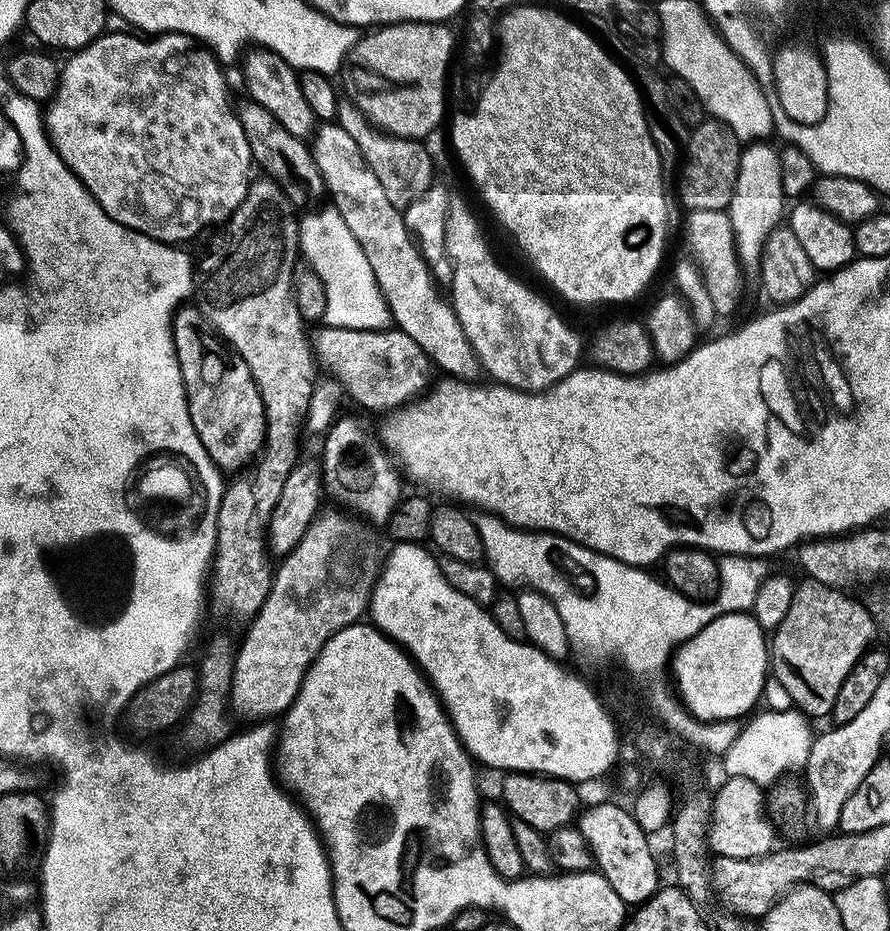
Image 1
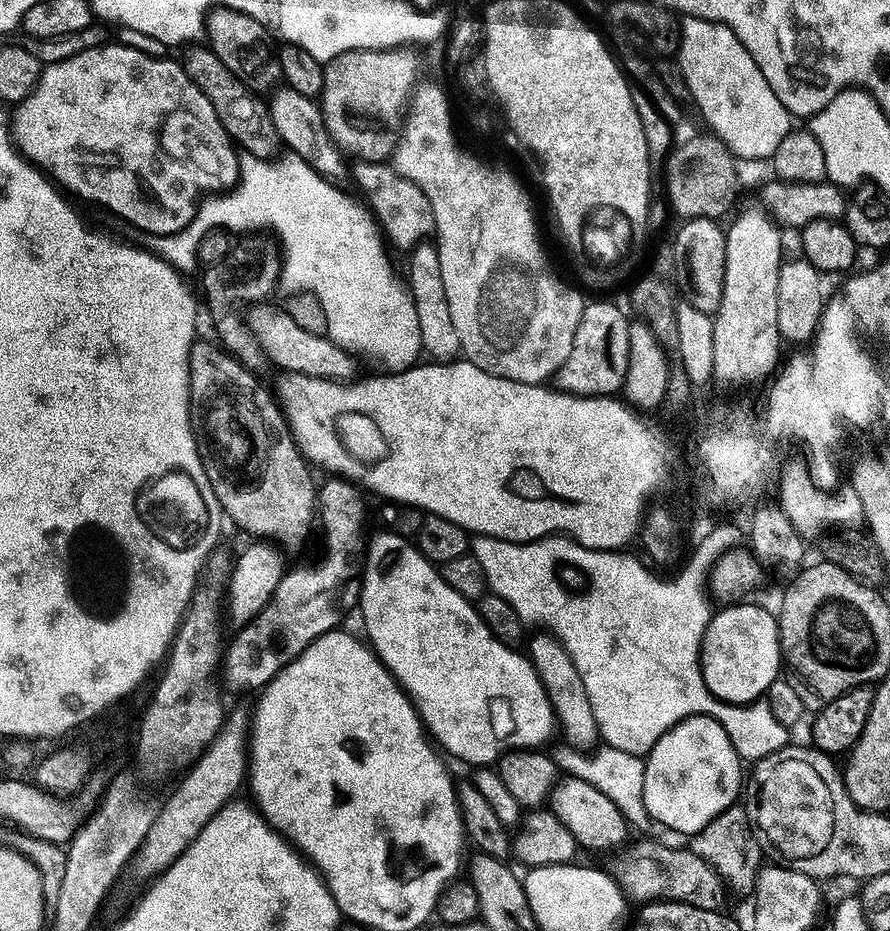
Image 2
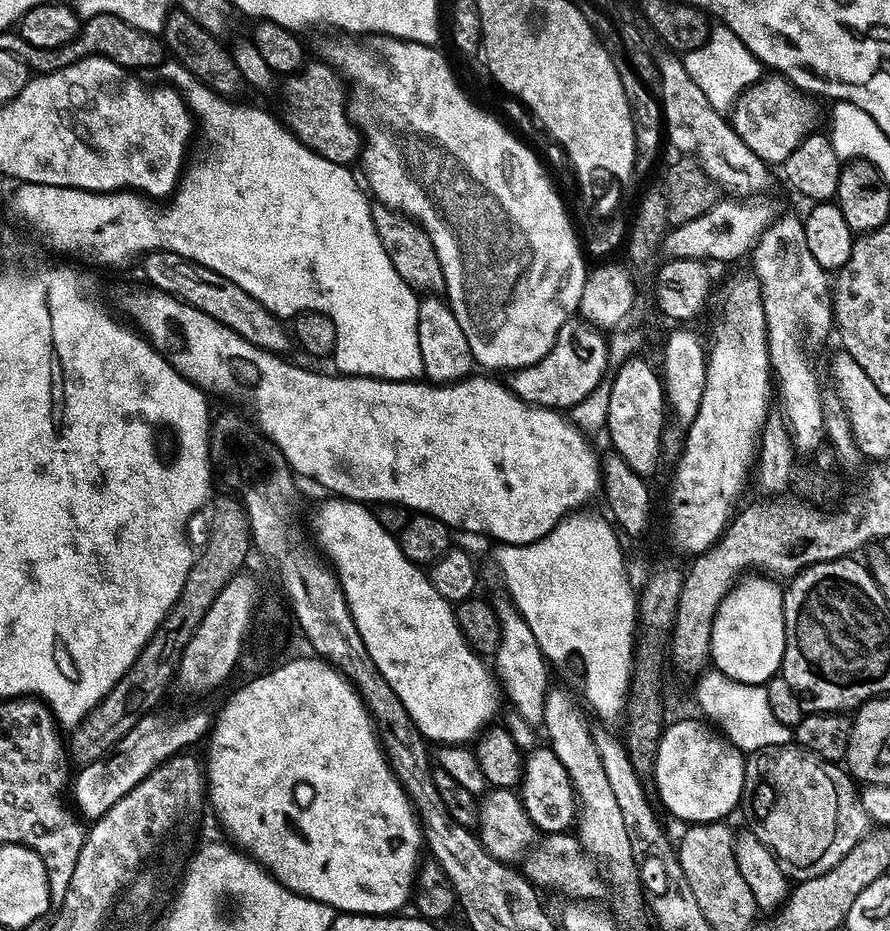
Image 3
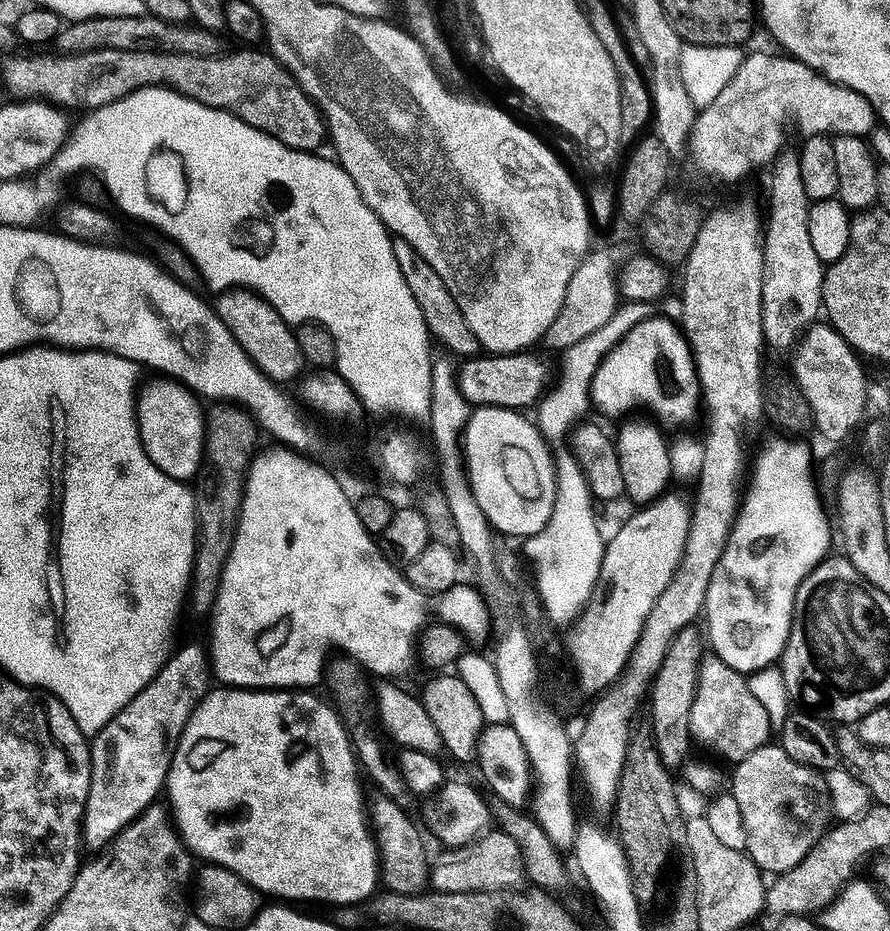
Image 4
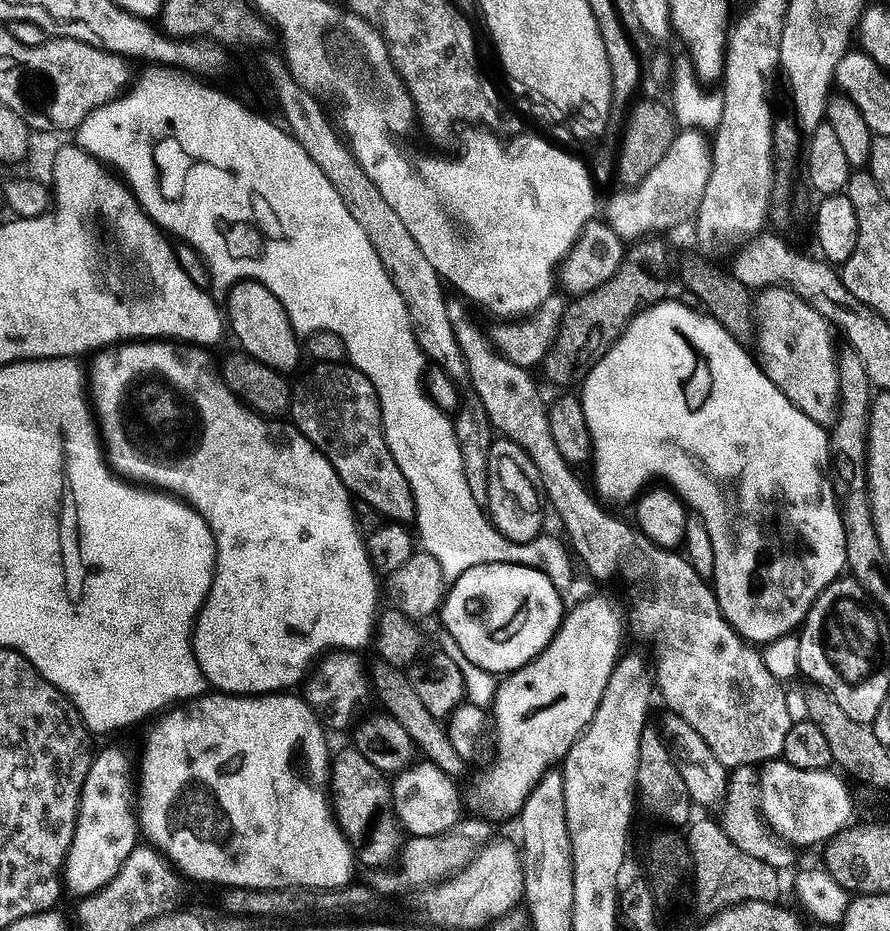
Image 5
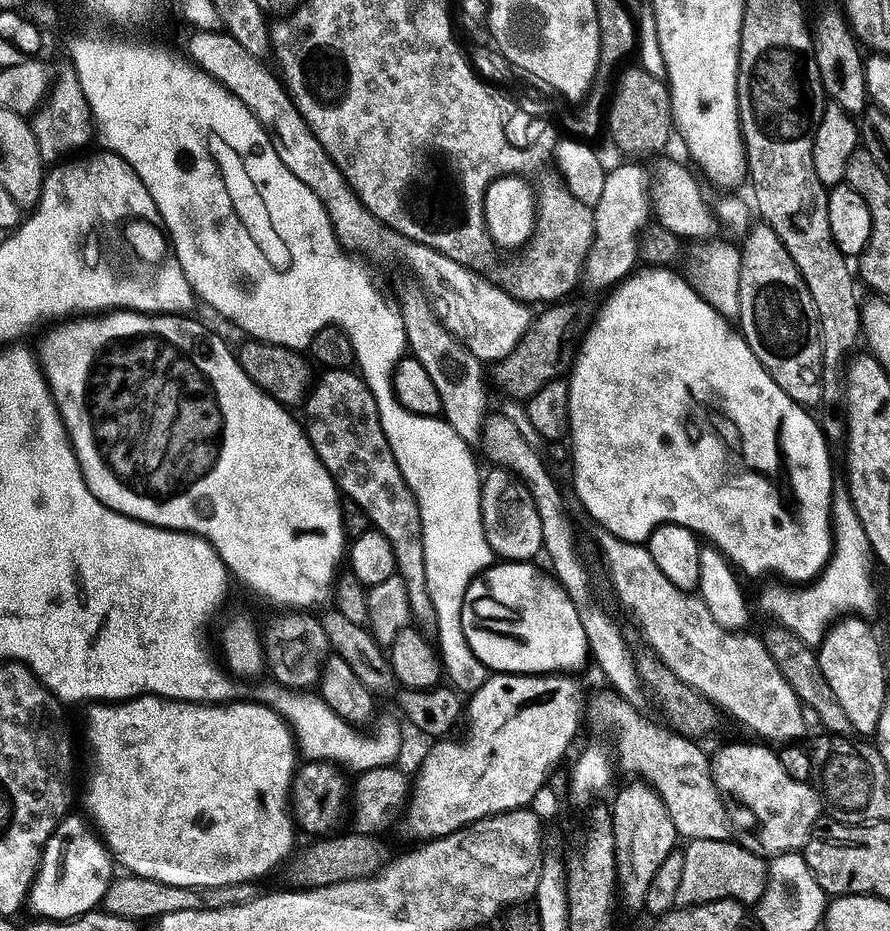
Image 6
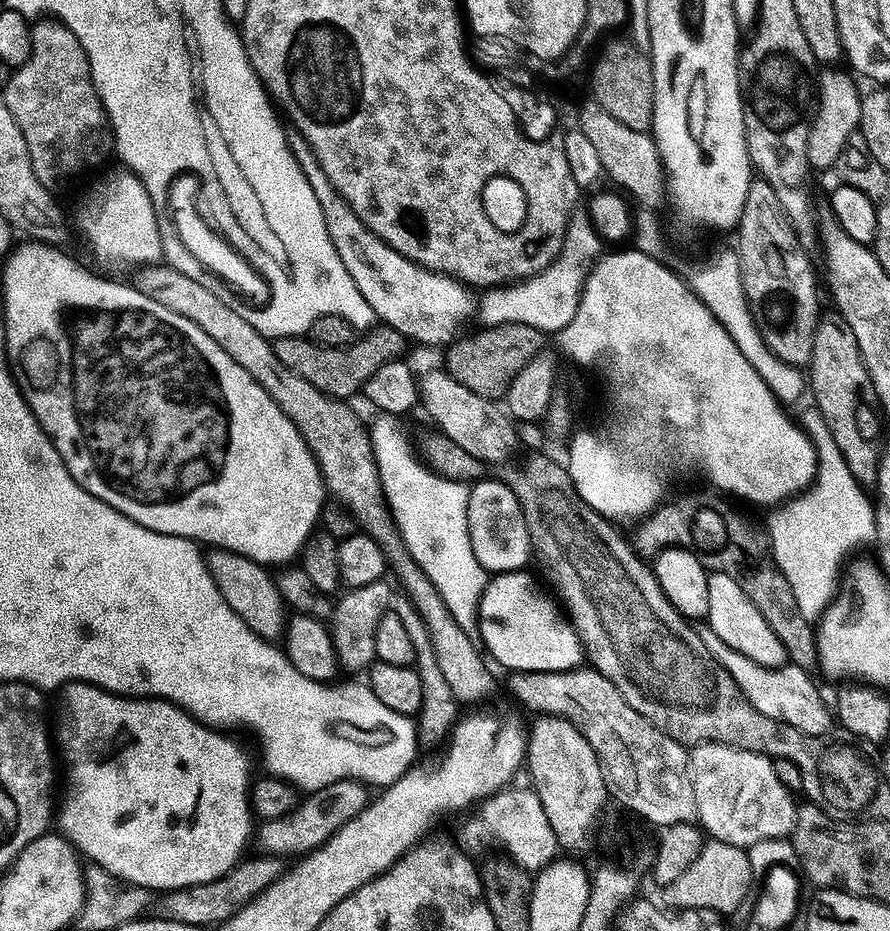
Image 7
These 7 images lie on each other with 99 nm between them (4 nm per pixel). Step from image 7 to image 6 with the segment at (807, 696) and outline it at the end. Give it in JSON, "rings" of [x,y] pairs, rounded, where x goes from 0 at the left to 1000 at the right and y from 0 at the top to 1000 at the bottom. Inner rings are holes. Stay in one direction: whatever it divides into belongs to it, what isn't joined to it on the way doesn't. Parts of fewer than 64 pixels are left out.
{"rings":[[[675,570],[673,575],[674,593],[679,596],[679,606],[683,609],[684,621],[688,622],[688,632],[692,635],[698,651],[719,669],[719,679],[724,682],[725,690],[737,699],[734,700],[736,708],[765,733],[774,735],[801,760],[812,768],[815,765],[820,772],[828,773],[838,785],[846,786],[849,789],[846,792],[858,797],[902,796],[902,791],[908,786],[909,770],[903,757],[899,755],[897,745],[892,745],[888,733],[883,733],[879,720],[874,720],[870,707],[863,700],[862,691],[855,684],[853,687],[849,683],[836,683],[840,681],[812,675],[802,664],[802,660],[798,660],[785,639],[764,633],[744,617],[725,585],[704,584],[681,570]]]}

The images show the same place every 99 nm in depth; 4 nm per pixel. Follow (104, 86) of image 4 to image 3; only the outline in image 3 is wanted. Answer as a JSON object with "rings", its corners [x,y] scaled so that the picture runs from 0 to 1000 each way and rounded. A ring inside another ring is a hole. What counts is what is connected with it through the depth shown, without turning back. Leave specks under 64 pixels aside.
{"rings":[[[363,66],[353,67],[322,87],[322,136],[355,168],[366,170],[366,174],[394,179],[408,166],[408,145],[392,125],[389,99],[384,97],[385,89],[378,75]]]}

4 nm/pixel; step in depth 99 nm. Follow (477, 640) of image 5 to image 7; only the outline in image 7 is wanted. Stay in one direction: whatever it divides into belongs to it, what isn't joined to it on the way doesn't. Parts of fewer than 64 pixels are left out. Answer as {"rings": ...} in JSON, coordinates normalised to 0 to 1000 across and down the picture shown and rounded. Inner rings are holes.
{"rings":[[[571,614],[558,618],[555,622],[552,622],[548,627],[548,632],[543,638],[543,642],[539,644],[539,685],[545,690],[549,700],[554,707],[566,716],[573,719],[573,722],[604,722],[604,723],[629,723],[629,722],[643,722],[645,719],[653,716],[658,707],[656,693],[653,690],[652,682],[648,681],[647,675],[644,673],[642,667],[637,664],[637,661],[633,657],[633,654],[624,647],[624,643],[615,636],[607,634],[606,627],[594,618],[593,614]]]}

